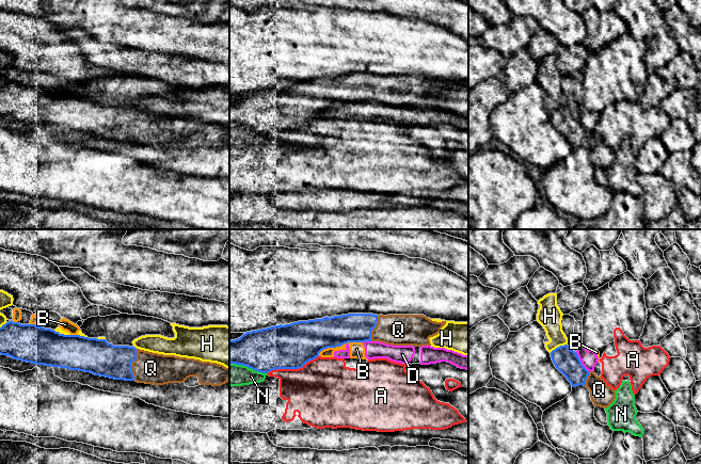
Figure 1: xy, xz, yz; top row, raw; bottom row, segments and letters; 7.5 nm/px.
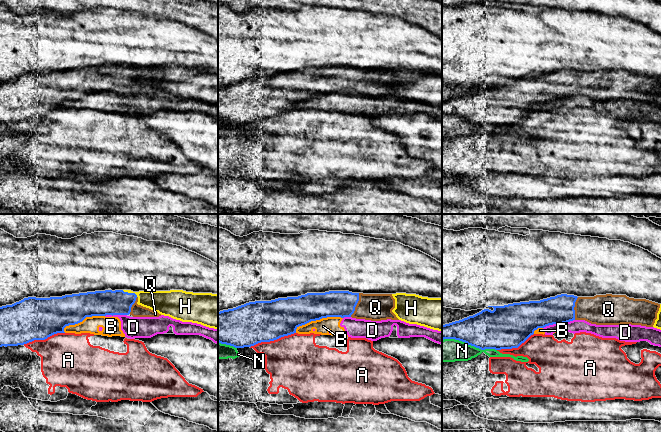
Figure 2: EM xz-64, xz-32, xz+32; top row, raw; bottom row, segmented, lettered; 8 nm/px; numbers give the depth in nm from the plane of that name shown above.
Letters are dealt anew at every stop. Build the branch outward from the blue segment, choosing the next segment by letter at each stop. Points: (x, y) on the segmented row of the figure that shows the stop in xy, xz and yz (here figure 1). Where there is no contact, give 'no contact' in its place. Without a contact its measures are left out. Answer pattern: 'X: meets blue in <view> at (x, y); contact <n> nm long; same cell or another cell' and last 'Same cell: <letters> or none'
A: meets blue in xz at (292, 368); contact 420 nm long; another cell
B: meets blue in xz at (339, 346); contact 360 nm long; another cell
D: meets blue in yz at (580, 362); contact 180 nm long; another cell
H: meets blue in yz at (558, 347); contact 150 nm long; another cell
N: meets blue in xz at (248, 366); contact 300 nm long; another cell
Q: meets blue in xy at (130, 365); contact 240 nm long; same cell
Same cell: Q

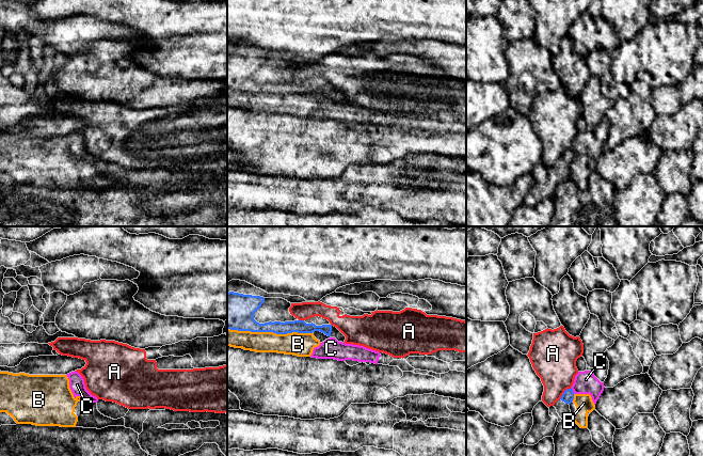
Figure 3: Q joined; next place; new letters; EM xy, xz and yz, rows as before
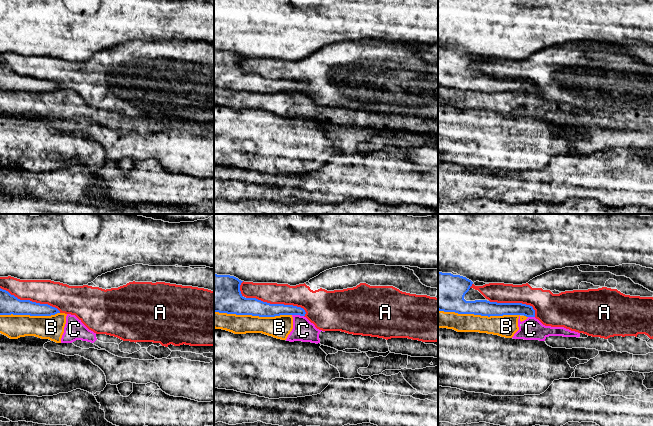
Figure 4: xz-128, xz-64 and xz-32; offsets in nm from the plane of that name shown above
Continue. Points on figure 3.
A: meets blue in yz at (564, 392); contact 130 nm long; another cell
B: meets blue in xz at (270, 331); contact 650 nm long; another cell
C: meets blue in yz at (572, 391); contact 50 nm long; another cell
Same cell: none

